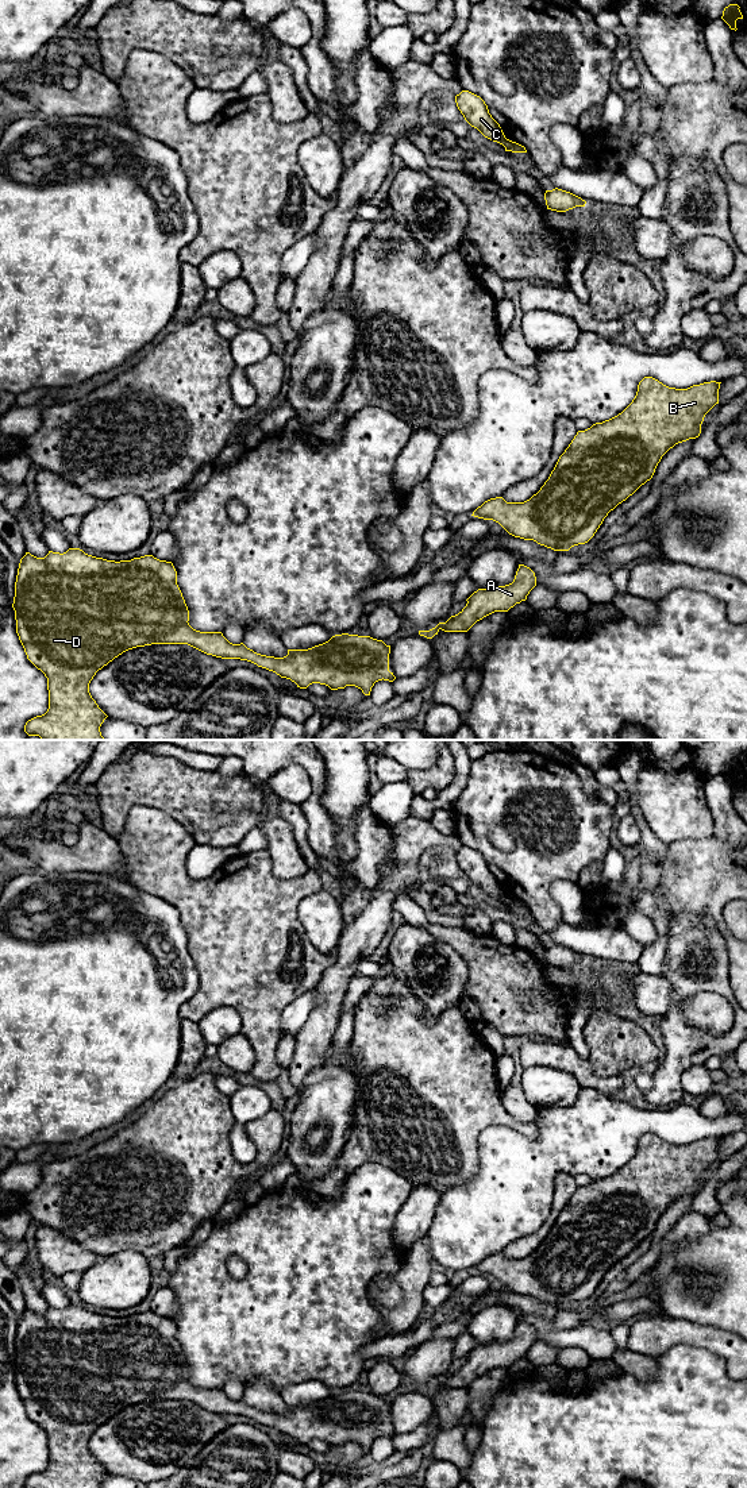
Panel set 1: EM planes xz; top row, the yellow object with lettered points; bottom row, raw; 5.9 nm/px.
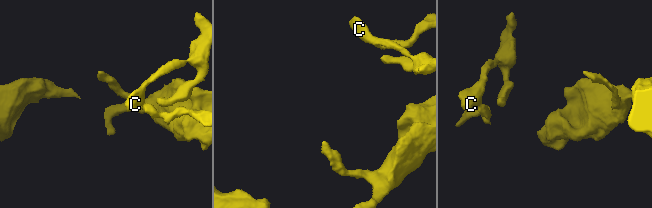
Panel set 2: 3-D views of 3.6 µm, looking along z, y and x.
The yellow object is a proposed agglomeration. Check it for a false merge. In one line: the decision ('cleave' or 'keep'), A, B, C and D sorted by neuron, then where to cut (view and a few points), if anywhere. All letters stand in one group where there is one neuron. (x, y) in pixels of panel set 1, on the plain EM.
cleave; A B D / C; cut in xz along (507, 895), (503, 901)

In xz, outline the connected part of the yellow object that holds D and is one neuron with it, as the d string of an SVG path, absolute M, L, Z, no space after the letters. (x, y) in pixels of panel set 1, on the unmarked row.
M80 1304L66 1308L53 1308L36 1314L30 1308L20 1315L12 1364L15 1366L16 1389L27 1415L47 1434L49 1465L45 1470L28 1476L24 1488L100 1488L108 1473L89 1449L89 1439L99 1426L123 1408L151 1400L188 1400L207 1411L222 1415L247 1416L258 1423L290 1435L300 1445L312 1439L328 1442L331 1446L355 1442L365 1452L378 1437L393 1438L396 1433L389 1427L390 1402L370 1392L335 1391L328 1398L308 1406L288 1406L284 1414L266 1412L254 1408L243 1399L230 1399L222 1388L200 1388L189 1381L189 1366L177 1341L177 1327L172 1318L159 1317L153 1311L131 1317L107 1317L85 1310Z

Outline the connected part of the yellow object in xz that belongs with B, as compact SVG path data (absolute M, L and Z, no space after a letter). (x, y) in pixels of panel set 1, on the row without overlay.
M644 1133L635 1154L621 1169L577 1188L536 1250L524 1258L490 1254L471 1272L493 1276L509 1291L534 1296L554 1307L569 1307L588 1299L608 1269L652 1234L670 1204L700 1192L705 1171L719 1160L720 1140L711 1137L675 1145Z

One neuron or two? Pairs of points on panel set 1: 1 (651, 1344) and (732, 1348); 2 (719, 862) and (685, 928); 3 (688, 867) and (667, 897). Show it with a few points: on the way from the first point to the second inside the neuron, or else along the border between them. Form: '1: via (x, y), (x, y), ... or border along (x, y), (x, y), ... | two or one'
1: via (672, 1336), (712, 1338) | one
2: border along (669, 918), (684, 912), (708, 916), (719, 931) | two
3: via (688, 874), (674, 890) | one

